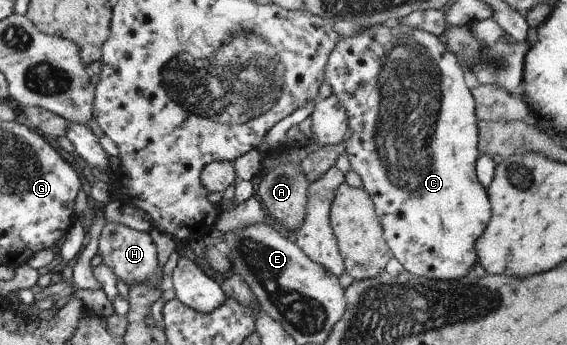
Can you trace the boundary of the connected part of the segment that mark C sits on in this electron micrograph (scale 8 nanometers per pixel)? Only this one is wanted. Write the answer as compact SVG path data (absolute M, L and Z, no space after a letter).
M404 23L378 24L354 33L352 37L341 37L328 57L324 79L332 89L332 95L342 103L348 117L350 137L346 140L344 155L348 157L350 167L361 177L362 187L374 202L375 212L382 224L383 236L392 255L402 267L418 277L438 279L438 281L454 281L464 277L477 265L476 240L486 229L491 218L491 205L487 189L478 179L475 163L480 155L477 145L479 129L476 117L475 99L464 81L464 72L455 55L440 41L439 37L422 29L412 29Z

